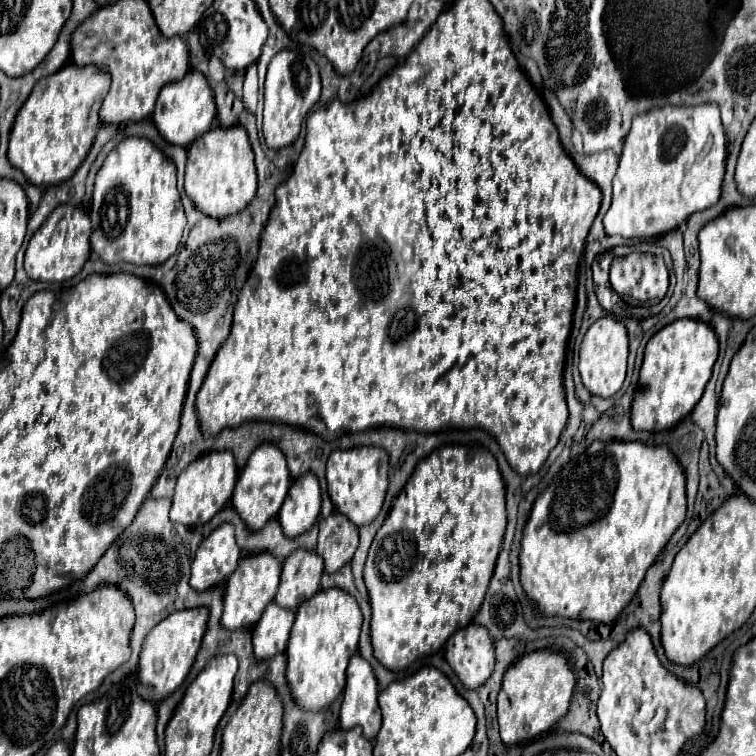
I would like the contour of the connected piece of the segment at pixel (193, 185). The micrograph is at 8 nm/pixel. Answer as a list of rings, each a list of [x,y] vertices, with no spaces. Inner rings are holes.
[[[217,127],[193,142],[187,149],[185,191],[201,213],[215,219],[235,215],[251,203],[257,191],[257,173],[251,143],[243,127]]]

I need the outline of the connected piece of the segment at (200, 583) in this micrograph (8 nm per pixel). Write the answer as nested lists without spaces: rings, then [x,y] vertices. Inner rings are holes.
[[[223,523],[205,537],[191,563],[189,585],[195,591],[207,591],[219,583],[225,583],[229,575],[237,569],[239,547],[235,543],[235,533],[231,523]]]

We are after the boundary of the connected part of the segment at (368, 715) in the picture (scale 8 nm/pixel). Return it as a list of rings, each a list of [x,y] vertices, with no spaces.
[[[353,655],[347,667],[347,685],[343,691],[343,705],[339,725],[343,731],[361,727],[363,735],[371,741],[381,727],[381,711],[377,705],[379,685],[373,673],[373,667]]]

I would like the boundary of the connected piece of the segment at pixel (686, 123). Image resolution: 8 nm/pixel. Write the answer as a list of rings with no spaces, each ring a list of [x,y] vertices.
[[[701,103],[695,107],[663,105],[639,113],[633,119],[631,131],[625,137],[621,165],[613,179],[613,203],[603,219],[607,235],[621,235],[625,239],[645,239],[677,229],[695,211],[703,211],[719,201],[727,157],[727,139],[721,125],[719,107],[715,103]]]

